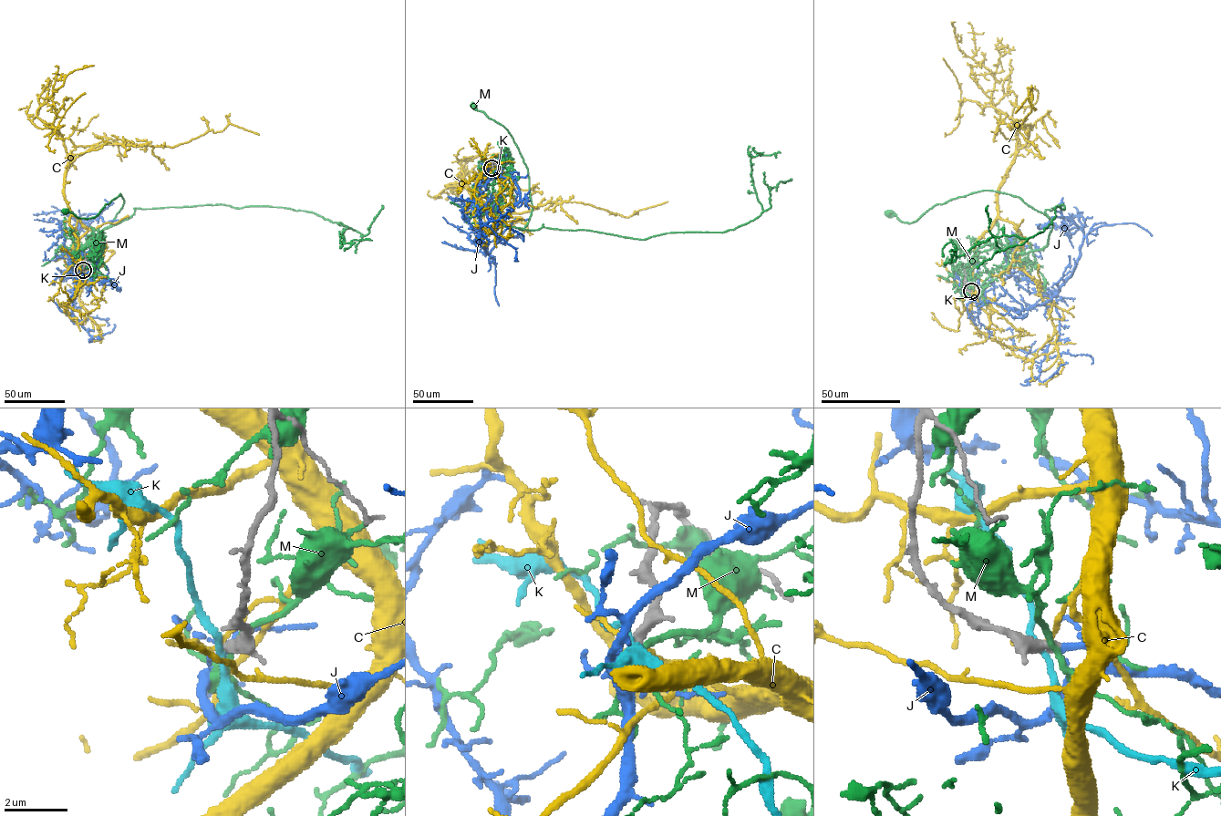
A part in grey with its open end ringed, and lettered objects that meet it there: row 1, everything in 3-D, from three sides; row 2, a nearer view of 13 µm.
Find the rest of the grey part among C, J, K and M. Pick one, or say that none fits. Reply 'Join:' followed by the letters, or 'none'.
Join: J

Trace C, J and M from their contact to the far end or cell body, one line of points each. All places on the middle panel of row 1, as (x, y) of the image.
C: (491, 168), (472, 188), (485, 211), (522, 212), (576, 201), (628, 217), (667, 201)
J: (491, 168), (490, 177), (505, 177), (517, 186), (519, 201), (498, 226), (481, 236), (488, 253), (442, 217)
M: (491, 168), (508, 170), (496, 215), (505, 226), (523, 230), (532, 206), (527, 168), (508, 131), (474, 106)

